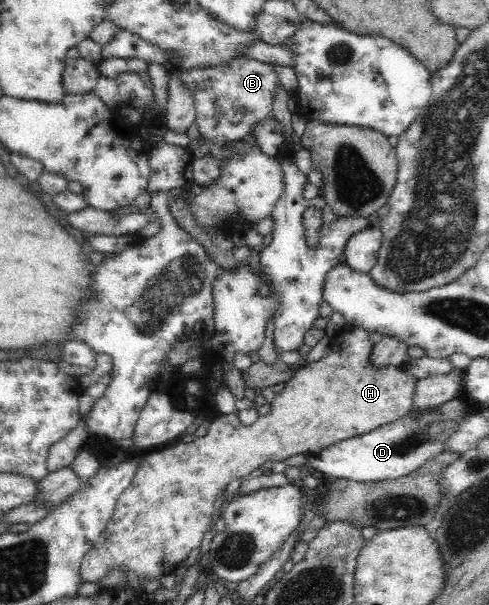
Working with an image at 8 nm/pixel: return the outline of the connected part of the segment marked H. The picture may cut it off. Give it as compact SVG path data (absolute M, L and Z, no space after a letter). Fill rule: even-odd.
M349 326L344 328L341 332L337 334L337 339L339 339L338 344L331 344L330 350L327 353L327 356L323 357L317 363L312 365L302 366L298 371L294 373L292 378L286 383L286 387L280 393L276 395L274 399L271 410L268 414L264 416L259 416L257 421L249 427L244 427L237 417L237 414L234 412L230 414L223 414L222 416L213 420L209 426L209 432L205 437L196 438L194 441L189 443L178 442L175 443L175 447L171 449L170 447L165 447L159 453L152 453L147 455L145 459L140 459L137 463L137 469L135 469L135 475L131 485L128 485L127 489L119 496L119 499L116 501L116 506L109 520L109 523L105 526L102 536L95 542L95 545L86 553L81 565L81 577L82 581L87 583L100 583L103 577L108 575L108 572L112 570L129 570L129 572L134 572L135 575L140 580L160 580L162 577L174 574L176 568L180 563L187 559L190 551L197 549L201 546L201 541L203 541L203 536L207 531L210 531L213 528L213 523L215 521L214 516L214 502L215 500L223 495L223 491L226 489L227 485L231 483L234 479L245 480L247 477L258 474L263 470L263 464L266 461L271 461L275 463L276 461L285 461L289 459L292 455L299 455L303 453L306 455L316 454L320 451L330 448L331 445L339 443L340 441L346 440L350 437L360 436L365 433L370 433L383 425L388 425L394 421L397 421L403 416L407 416L409 411L412 411L412 405L414 404L414 393L416 388L417 380L407 374L403 370L402 366L397 367L386 367L386 368L373 368L370 363L370 354L371 348L374 343L370 340L369 332L364 331L363 329L357 329L355 327ZM163 459L167 463L167 467L171 467L173 471L171 473L163 473Z

